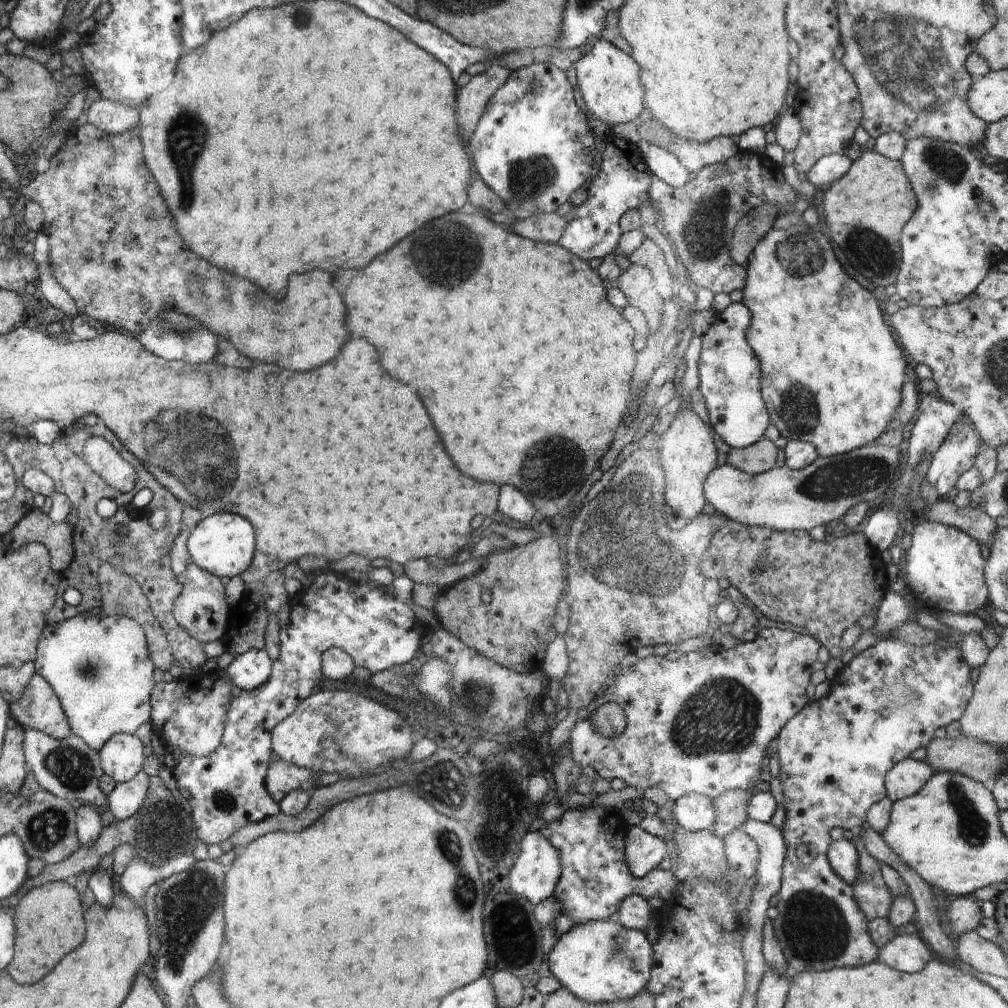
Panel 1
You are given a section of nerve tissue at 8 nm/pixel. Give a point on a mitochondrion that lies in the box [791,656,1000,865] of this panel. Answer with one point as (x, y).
(974, 829)

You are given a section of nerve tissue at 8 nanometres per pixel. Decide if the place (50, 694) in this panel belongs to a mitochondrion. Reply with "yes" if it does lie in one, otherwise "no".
no

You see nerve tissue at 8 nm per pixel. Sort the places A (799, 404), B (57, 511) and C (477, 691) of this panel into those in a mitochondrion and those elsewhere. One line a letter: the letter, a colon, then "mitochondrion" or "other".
A: mitochondrion
B: other
C: mitochondrion

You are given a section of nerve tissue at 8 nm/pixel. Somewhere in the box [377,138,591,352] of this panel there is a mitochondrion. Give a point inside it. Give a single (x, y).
(446, 256)

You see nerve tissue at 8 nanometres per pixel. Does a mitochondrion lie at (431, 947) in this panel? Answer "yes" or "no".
no

